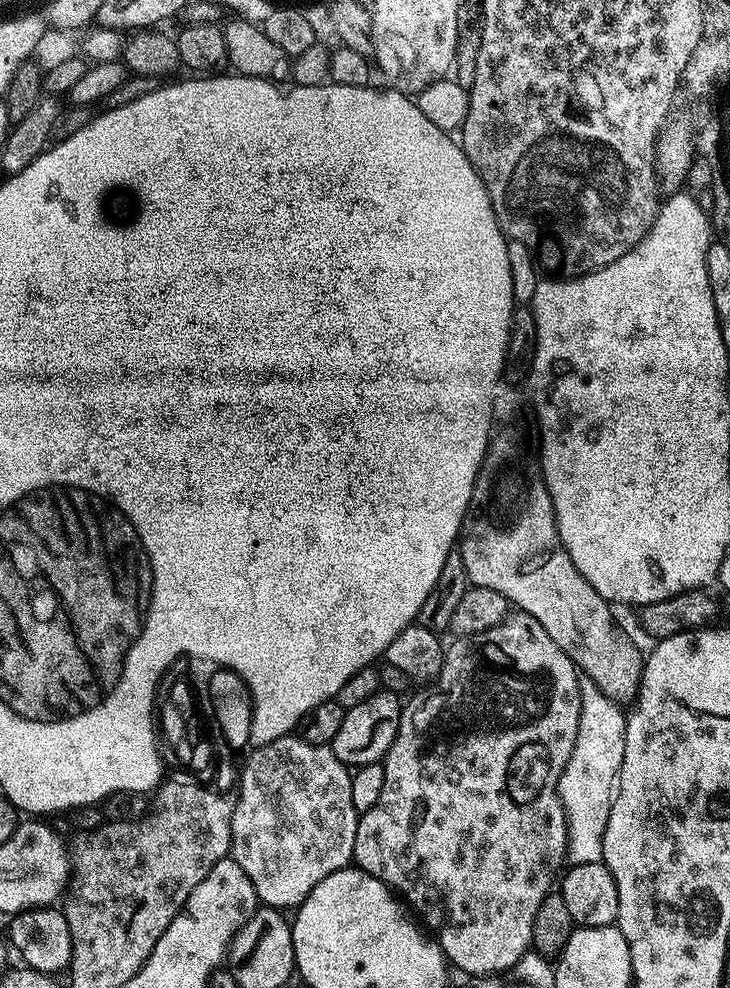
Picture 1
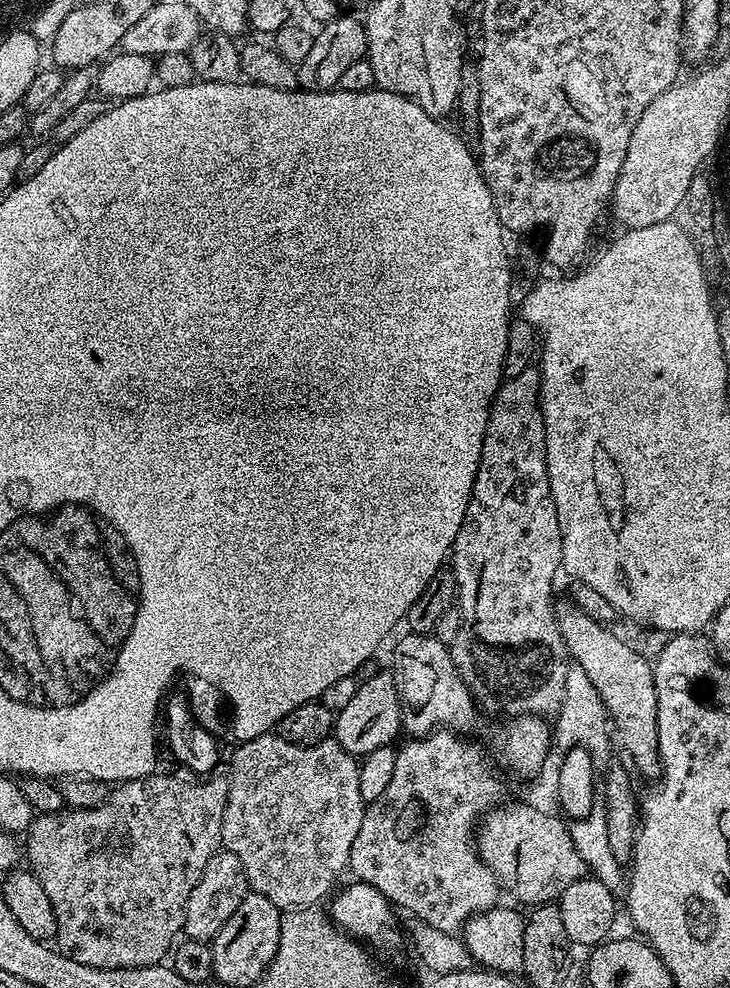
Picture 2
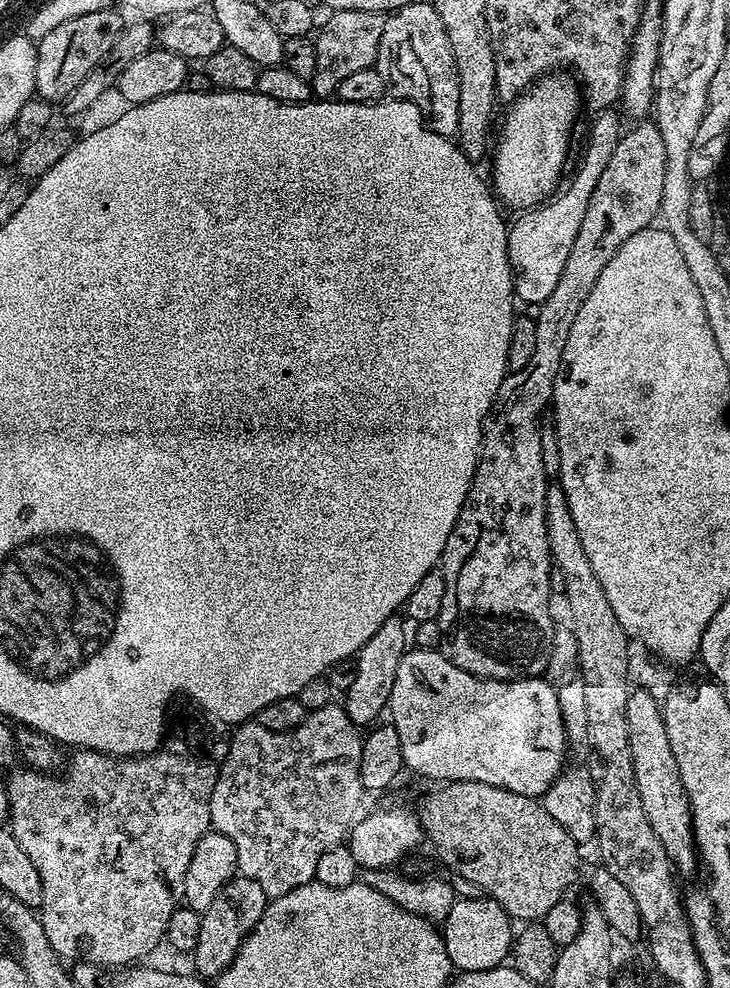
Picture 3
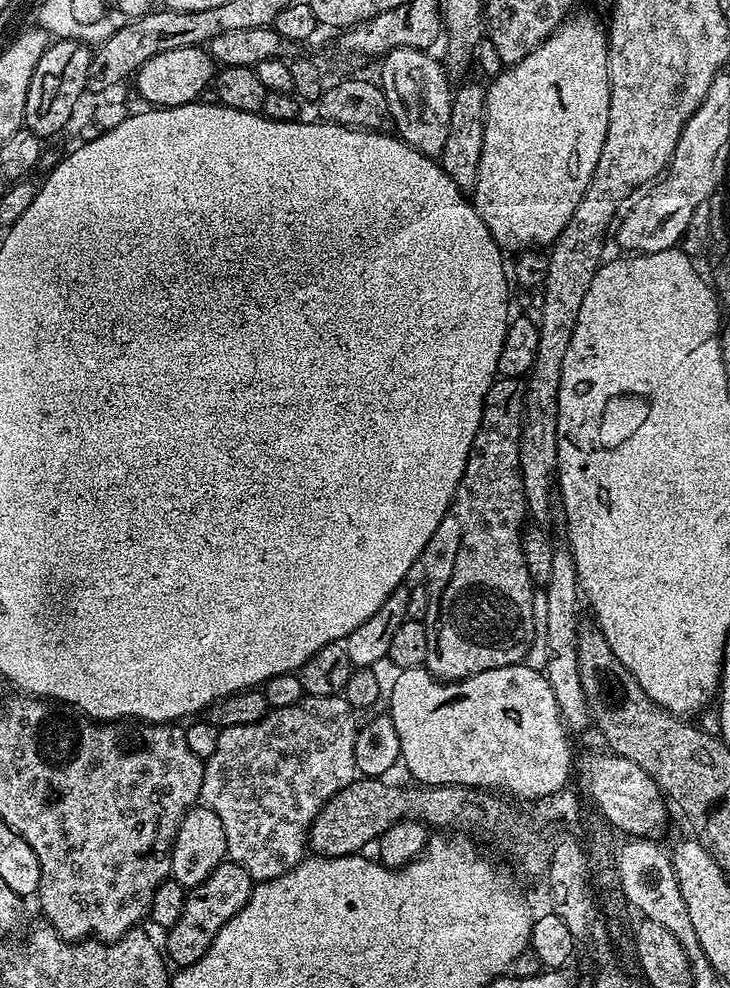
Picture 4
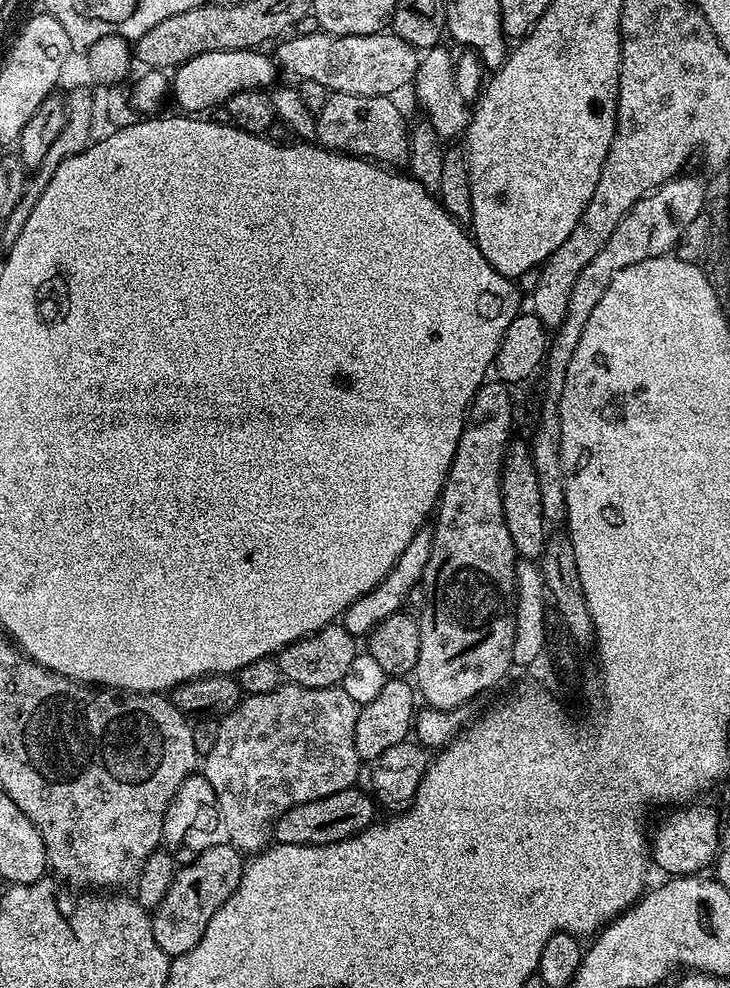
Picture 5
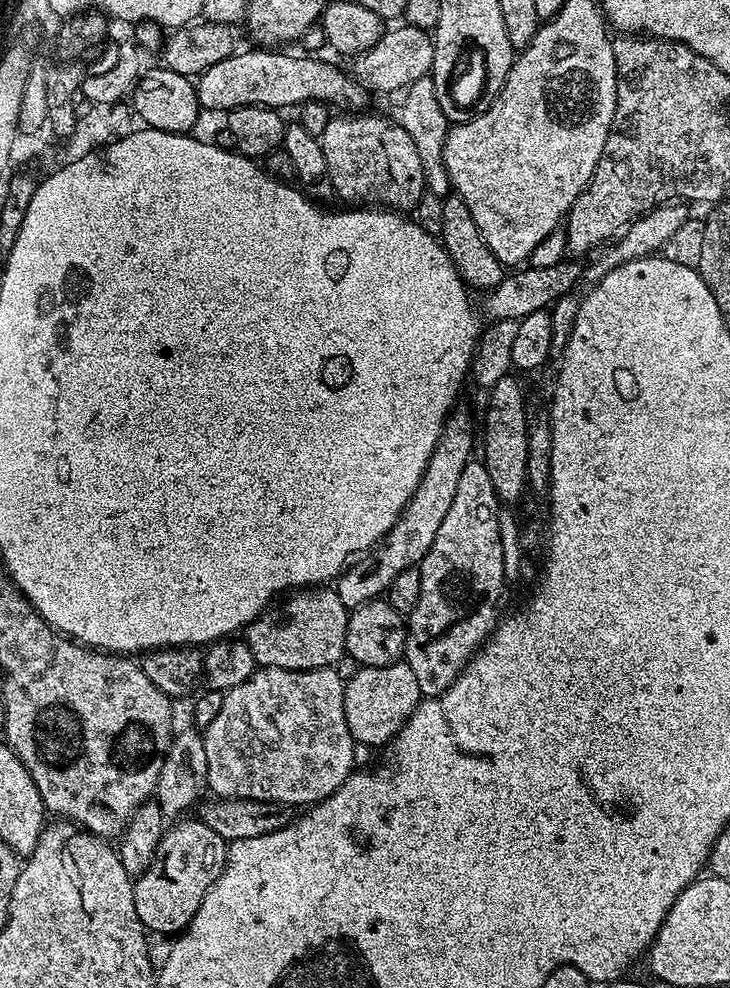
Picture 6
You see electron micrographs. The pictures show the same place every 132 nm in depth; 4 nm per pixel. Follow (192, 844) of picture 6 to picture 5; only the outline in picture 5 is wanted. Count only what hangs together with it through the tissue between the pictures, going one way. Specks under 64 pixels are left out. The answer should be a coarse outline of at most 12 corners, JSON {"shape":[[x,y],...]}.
{"shape":[[217,842],[177,871],[151,913],[184,956],[236,894],[245,857]]}

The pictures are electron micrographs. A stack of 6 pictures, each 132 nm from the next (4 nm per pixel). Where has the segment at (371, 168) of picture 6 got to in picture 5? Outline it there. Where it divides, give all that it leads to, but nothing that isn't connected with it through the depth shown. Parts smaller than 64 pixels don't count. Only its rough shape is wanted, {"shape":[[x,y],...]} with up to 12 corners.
{"shape":[[332,92],[315,139],[407,165],[410,124],[391,95]]}

